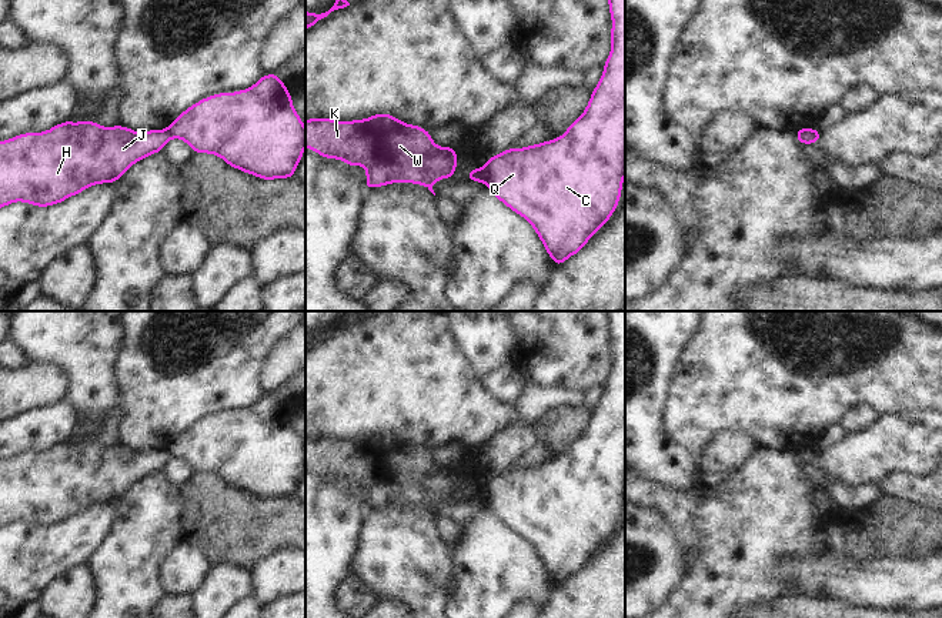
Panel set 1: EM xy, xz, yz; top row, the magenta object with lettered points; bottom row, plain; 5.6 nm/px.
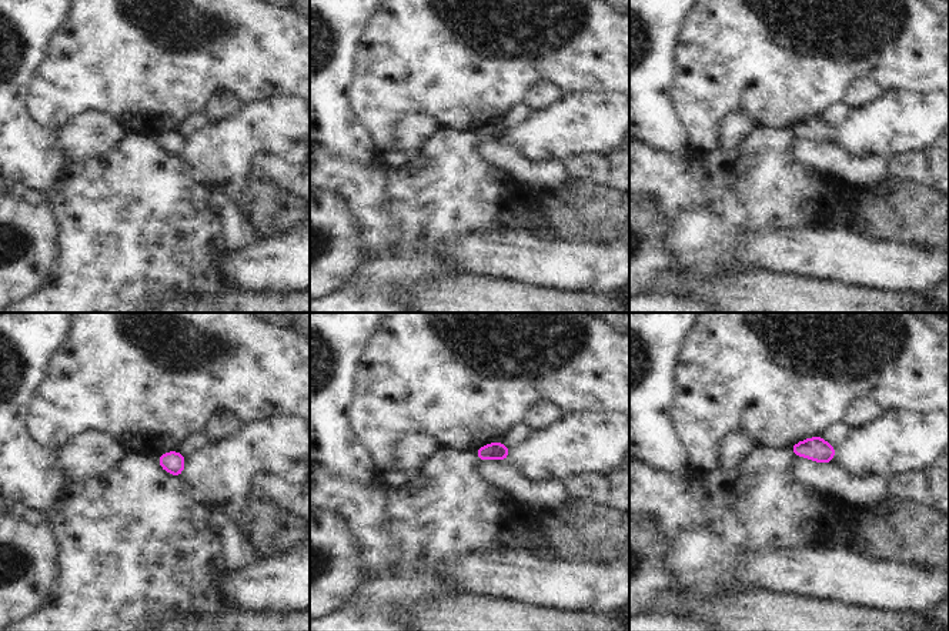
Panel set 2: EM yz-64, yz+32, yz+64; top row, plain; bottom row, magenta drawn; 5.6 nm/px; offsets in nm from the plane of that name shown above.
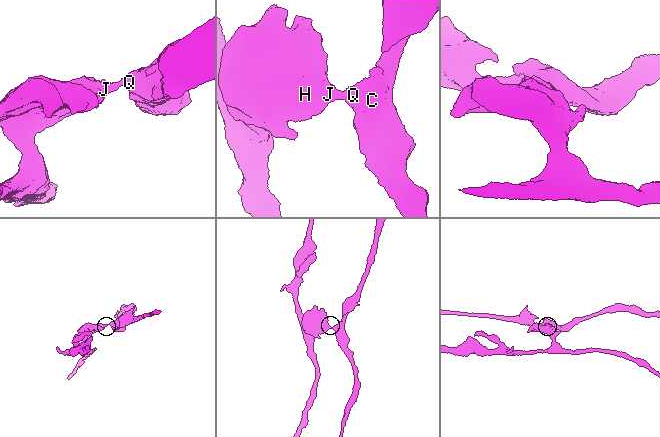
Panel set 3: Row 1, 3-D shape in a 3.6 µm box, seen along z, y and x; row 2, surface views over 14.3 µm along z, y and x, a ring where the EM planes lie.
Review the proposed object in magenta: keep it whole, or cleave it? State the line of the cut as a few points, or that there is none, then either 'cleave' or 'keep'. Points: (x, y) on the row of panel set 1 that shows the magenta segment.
cut xz (484, 167), (485, 183); cleave

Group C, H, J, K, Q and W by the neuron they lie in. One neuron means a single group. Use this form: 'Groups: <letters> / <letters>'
Groups: C Q / H J K W.

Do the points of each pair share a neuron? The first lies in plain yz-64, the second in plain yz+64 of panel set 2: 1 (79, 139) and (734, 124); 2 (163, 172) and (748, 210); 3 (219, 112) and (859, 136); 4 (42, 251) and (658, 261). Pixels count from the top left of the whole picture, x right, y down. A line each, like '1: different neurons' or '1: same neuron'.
1: same neuron
2: same neuron
3: different neurons
4: same neuron

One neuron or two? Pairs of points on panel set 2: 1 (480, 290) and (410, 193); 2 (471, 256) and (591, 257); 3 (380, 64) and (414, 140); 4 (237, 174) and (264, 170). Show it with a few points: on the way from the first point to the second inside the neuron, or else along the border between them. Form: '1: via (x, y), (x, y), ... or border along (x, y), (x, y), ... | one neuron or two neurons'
1: border along (463, 273), (433, 276), (430, 279) | two neurons
2: via (501, 256), (561, 257) | one neuron
3: border along (437, 123), (408, 114), (396, 127), (391, 149) | two neurons
4: border along (280, 157), (259, 152), (251, 162), (250, 177) | two neurons

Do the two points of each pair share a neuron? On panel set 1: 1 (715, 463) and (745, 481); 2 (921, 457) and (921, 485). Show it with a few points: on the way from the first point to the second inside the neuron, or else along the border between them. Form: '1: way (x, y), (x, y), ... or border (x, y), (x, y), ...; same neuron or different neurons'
1: border (755, 450), (740, 467), (730, 471); different neurons
2: border (927, 474), (895, 470), (887, 475); different neurons

